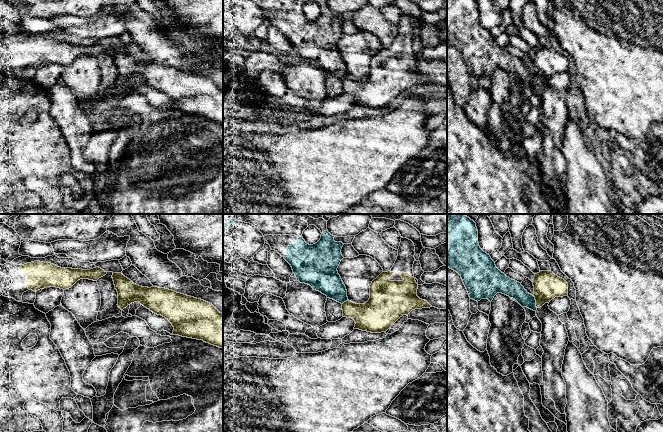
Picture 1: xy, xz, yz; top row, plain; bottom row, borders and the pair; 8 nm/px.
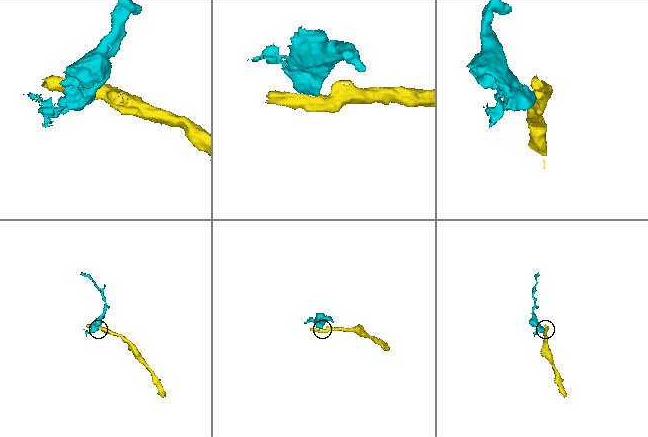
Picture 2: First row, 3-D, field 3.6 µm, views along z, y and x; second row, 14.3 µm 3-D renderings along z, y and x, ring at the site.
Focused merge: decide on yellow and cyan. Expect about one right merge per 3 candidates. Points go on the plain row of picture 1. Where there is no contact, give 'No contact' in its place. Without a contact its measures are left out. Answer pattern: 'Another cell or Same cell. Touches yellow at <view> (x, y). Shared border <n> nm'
Another cell. Touches yellow at yz (536, 77). Shared border 110 nm

